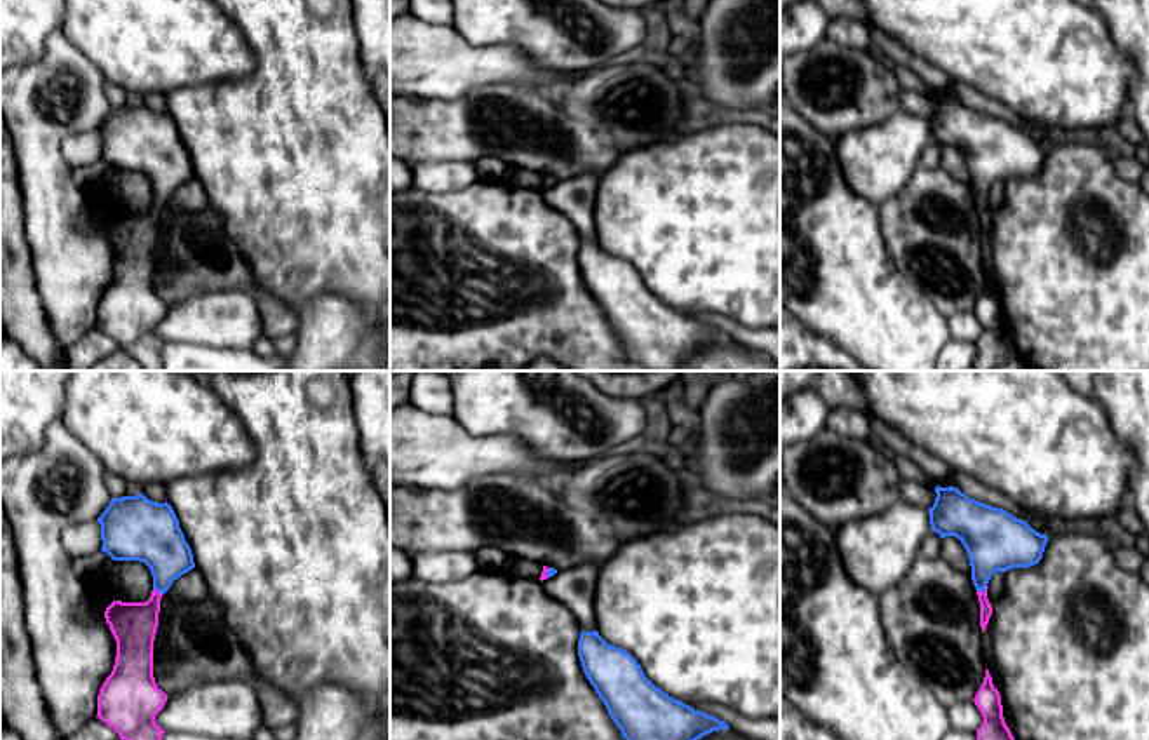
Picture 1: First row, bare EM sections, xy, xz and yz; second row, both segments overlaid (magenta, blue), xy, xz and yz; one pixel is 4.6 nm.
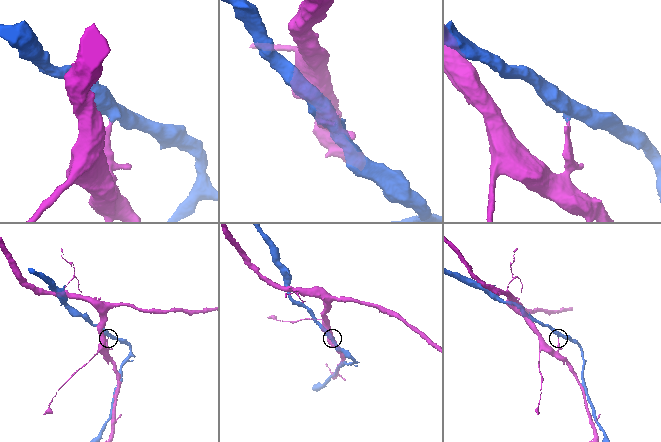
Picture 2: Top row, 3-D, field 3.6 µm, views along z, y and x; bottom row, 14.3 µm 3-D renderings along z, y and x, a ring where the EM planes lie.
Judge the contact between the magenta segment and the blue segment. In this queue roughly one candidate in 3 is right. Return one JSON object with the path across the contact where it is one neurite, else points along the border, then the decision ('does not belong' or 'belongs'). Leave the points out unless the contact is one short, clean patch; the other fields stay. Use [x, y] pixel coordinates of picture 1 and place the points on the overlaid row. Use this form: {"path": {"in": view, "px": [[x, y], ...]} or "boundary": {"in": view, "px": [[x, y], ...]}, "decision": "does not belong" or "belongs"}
{"decision": "does not belong"}

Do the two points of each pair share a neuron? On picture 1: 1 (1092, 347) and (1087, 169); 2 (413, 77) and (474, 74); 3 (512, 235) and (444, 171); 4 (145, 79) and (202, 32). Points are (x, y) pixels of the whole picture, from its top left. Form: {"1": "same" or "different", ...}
{"1": "same", "2": "same", "3": "different", "4": "same"}

